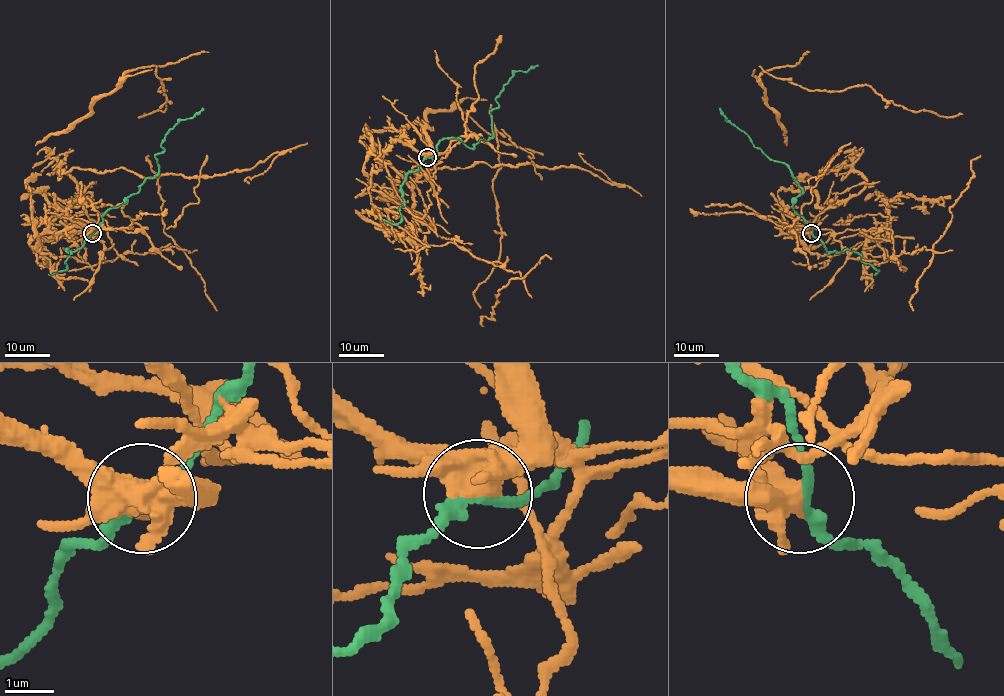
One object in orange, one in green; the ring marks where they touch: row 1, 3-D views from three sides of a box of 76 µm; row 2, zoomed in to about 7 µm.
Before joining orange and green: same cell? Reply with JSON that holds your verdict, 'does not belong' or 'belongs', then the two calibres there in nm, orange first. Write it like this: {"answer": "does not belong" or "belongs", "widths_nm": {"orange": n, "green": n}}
{"answer": "does not belong", "widths_nm": {"orange": 440, "green": 200}}

